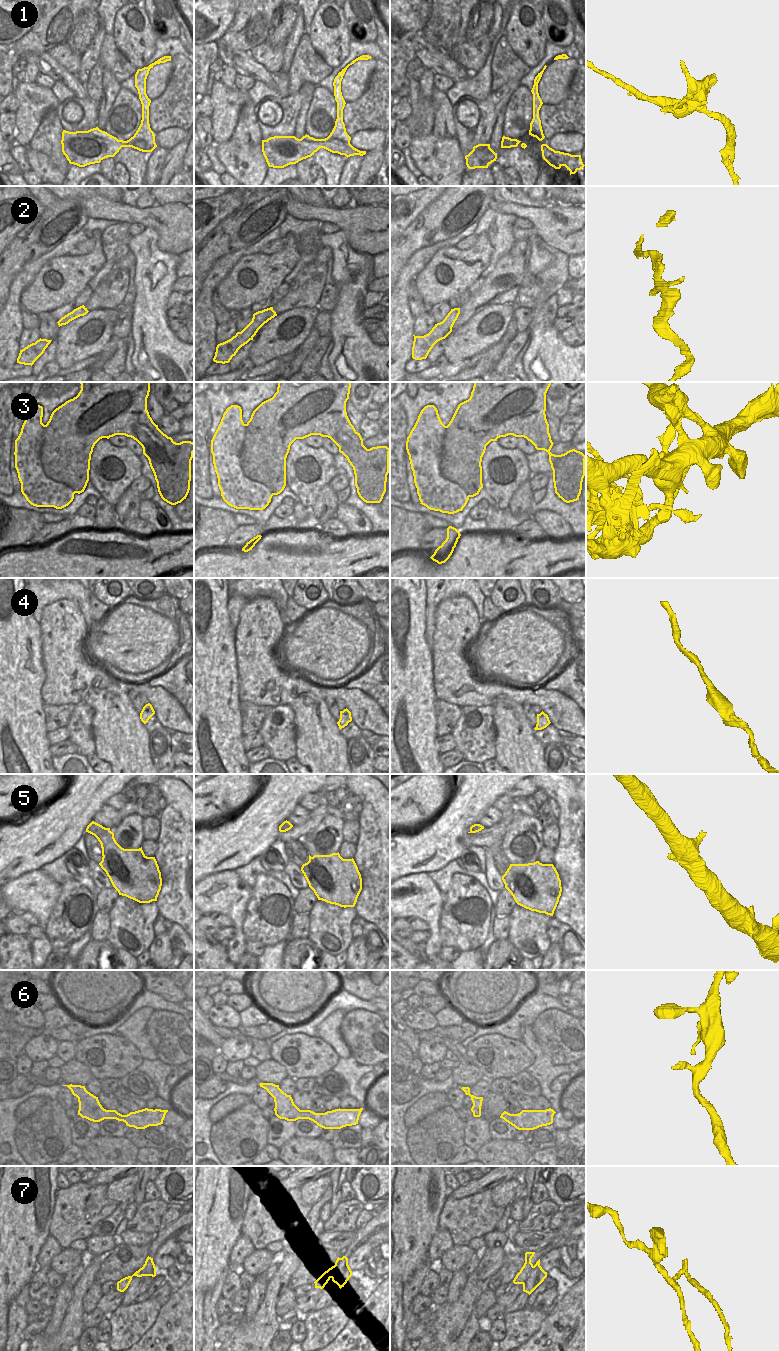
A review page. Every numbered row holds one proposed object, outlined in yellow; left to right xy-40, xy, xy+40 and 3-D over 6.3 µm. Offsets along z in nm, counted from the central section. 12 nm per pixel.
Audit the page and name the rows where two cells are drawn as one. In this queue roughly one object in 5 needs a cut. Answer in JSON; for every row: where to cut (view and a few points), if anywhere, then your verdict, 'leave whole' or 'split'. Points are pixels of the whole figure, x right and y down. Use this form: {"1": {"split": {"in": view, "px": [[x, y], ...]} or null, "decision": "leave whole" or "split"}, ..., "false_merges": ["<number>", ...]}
{"1": {"split": null, "decision": "leave whole"}, "2": {"split": null, "decision": "leave whole"}, "3": {"split": {"in": "xy-40", "px": [[44, 425], [42, 468], [49, 477], [67, 484], [75, 492]]}, "decision": "split"}, "4": {"split": null, "decision": "leave whole"}, "5": {"split": null, "decision": "leave whole"}, "6": {"split": null, "decision": "leave whole"}, "7": {"split": {"in": "xy+40", "px": [[534, 1266], [528, 1279], [523, 1284]]}, "decision": "split"}, "false_merges": ["3", "7"]}

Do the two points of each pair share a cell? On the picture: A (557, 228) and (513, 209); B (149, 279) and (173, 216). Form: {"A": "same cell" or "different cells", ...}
{"A": "same cell", "B": "different cells"}

